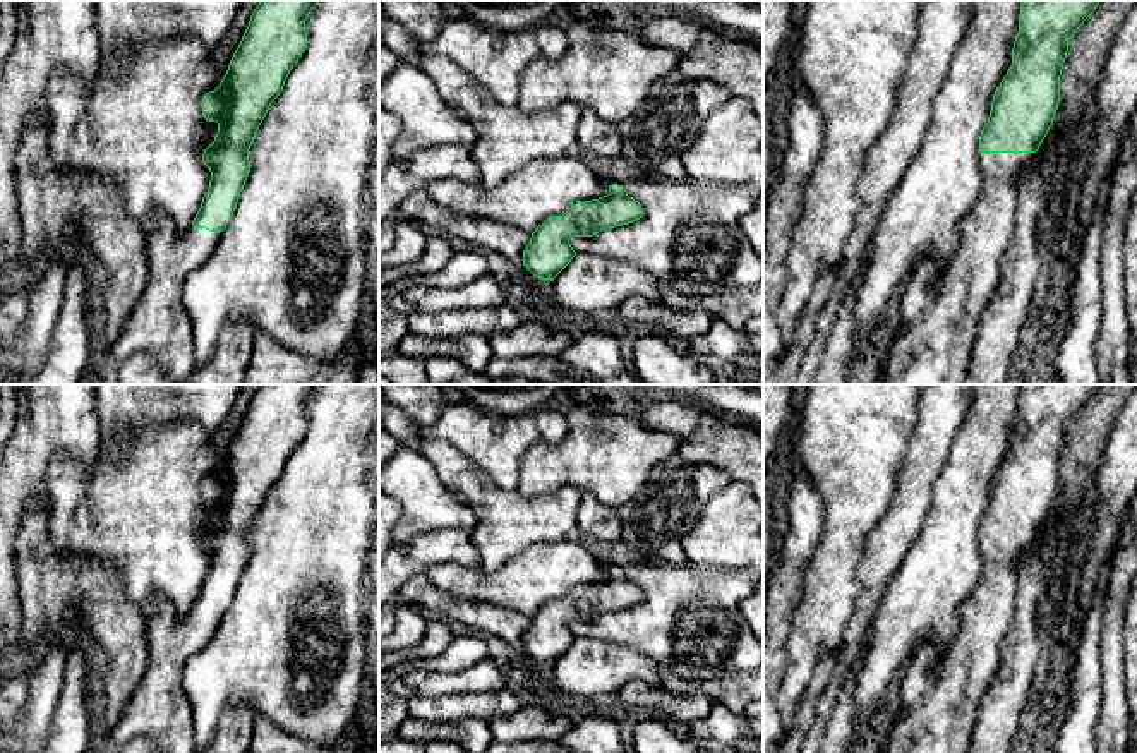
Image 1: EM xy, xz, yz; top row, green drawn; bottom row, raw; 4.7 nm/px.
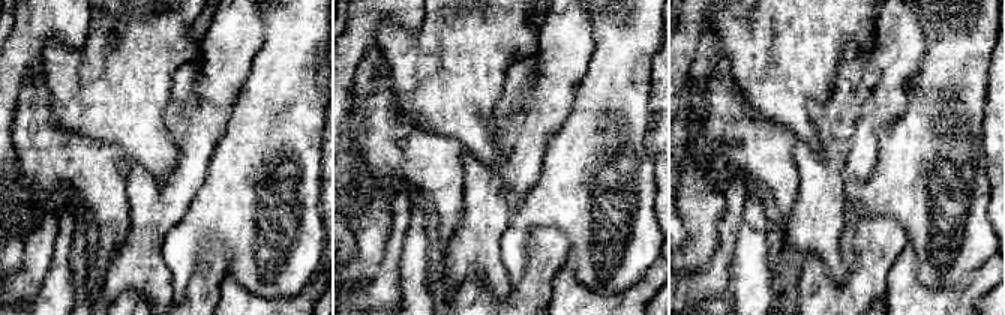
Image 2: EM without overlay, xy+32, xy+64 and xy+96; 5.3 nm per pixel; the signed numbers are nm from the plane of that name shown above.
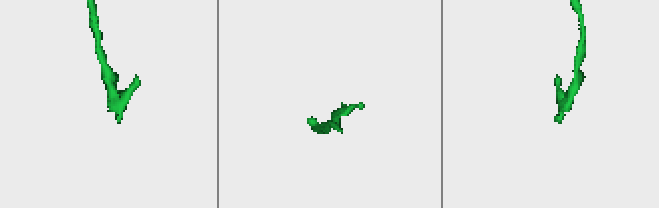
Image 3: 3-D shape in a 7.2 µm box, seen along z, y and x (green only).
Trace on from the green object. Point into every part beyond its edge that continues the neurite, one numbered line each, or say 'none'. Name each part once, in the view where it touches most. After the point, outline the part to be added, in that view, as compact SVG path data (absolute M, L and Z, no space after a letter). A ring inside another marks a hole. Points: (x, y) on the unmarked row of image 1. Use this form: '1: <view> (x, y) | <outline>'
1: yz (937, 716) | M979 537L981 578L960 609L959 630L945 650L933 643L919 647L900 681L900 710L885 736L883 753L969 753L978 724L981 700L1002 664L1002 640L1015 614L1019 590L1019 559L1032 547L1036 537Z

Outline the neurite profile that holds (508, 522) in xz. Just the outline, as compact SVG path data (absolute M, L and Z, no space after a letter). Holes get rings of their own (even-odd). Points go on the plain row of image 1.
M382 401L379 420L401 446L427 456L454 497L473 511L477 525L470 537L484 571L502 568L530 545L566 540L578 532L583 497L578 489L562 487L540 496L502 491L454 446L424 437L422 427L400 407Z

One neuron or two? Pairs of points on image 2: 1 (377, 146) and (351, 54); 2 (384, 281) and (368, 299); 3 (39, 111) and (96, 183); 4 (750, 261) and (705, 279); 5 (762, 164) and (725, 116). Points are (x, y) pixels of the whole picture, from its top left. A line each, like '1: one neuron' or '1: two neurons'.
1: two neurons
2: one neuron
3: one neuron
4: two neurons
5: one neuron

